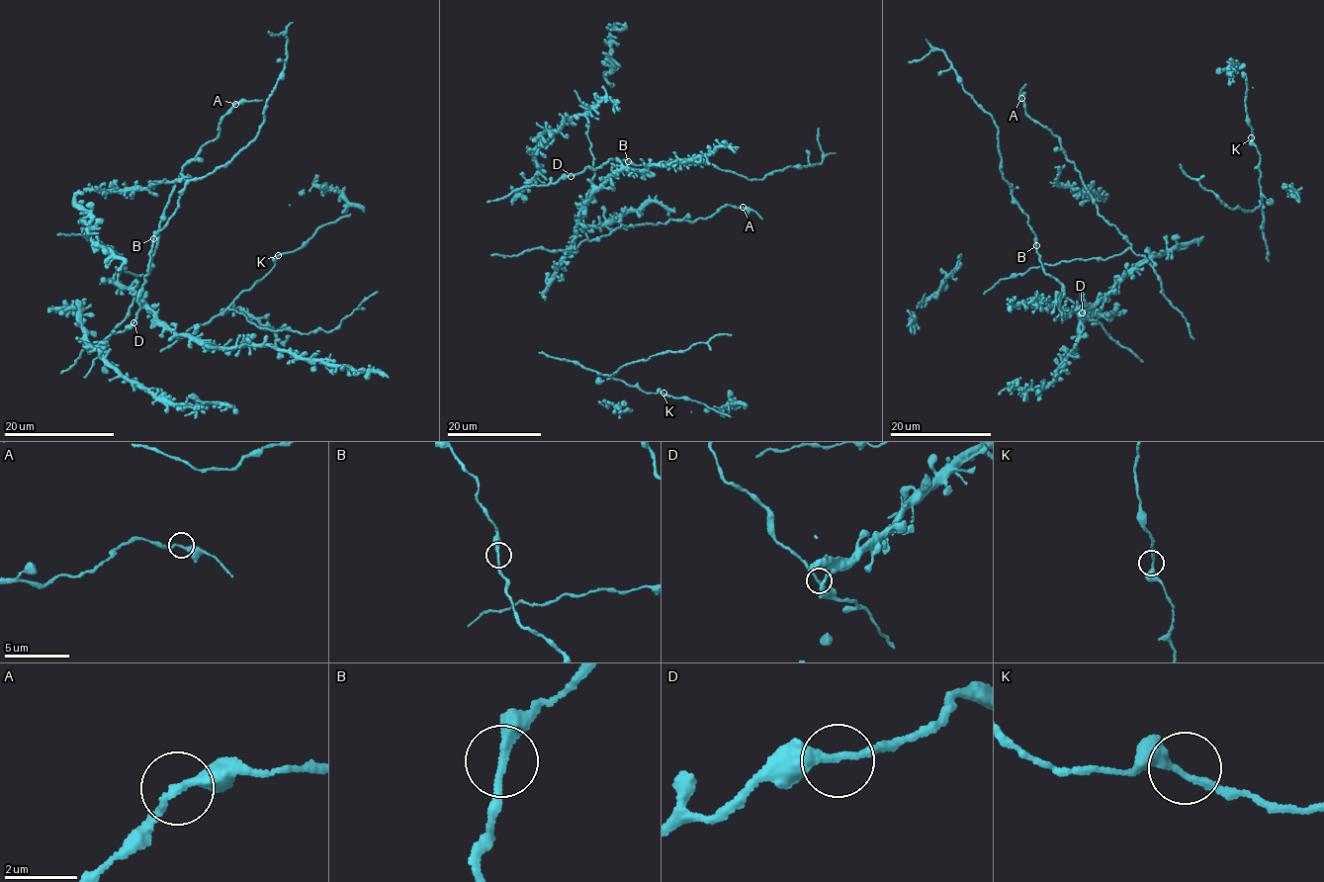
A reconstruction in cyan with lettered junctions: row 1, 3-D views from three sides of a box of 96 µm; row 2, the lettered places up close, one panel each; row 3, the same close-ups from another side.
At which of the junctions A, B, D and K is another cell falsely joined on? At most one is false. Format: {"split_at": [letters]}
{"split_at": []}

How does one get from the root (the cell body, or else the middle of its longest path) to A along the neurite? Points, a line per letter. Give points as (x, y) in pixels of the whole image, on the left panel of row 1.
A: (135, 295), (143, 286), (156, 245), (158, 223), (182, 168), (205, 143), (216, 139), (222, 117), (235, 104)

